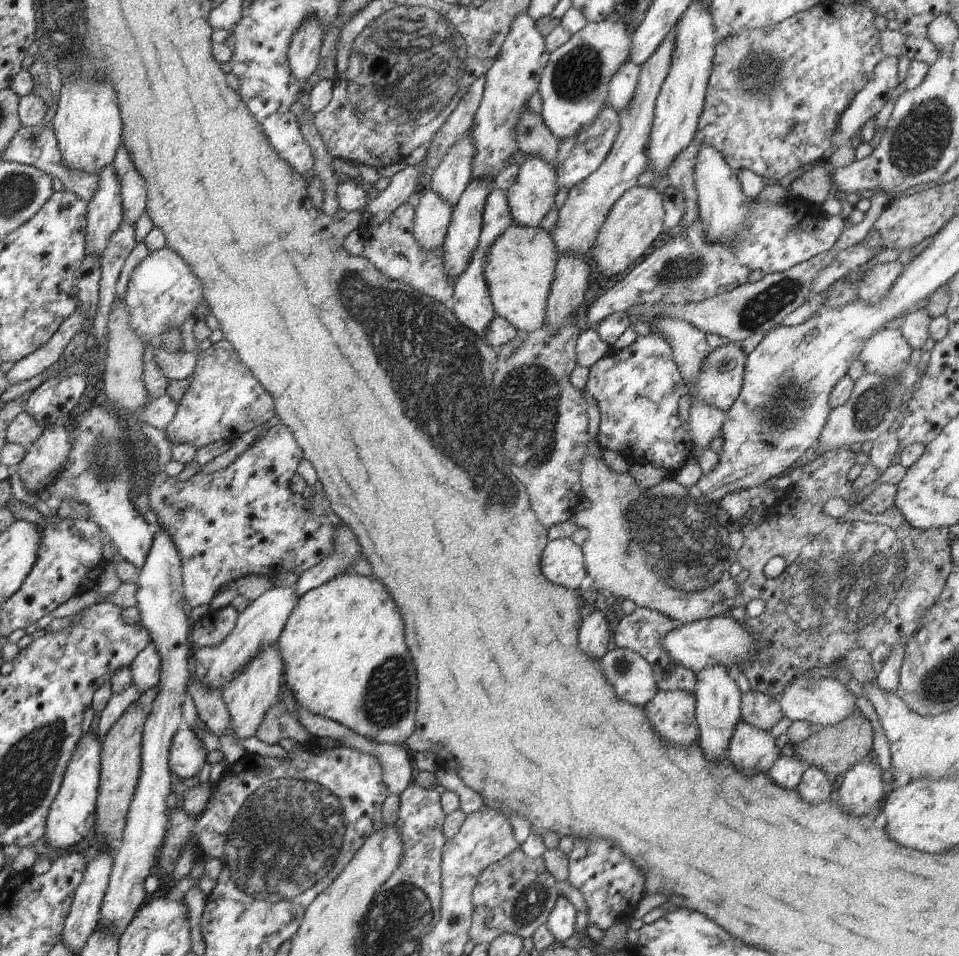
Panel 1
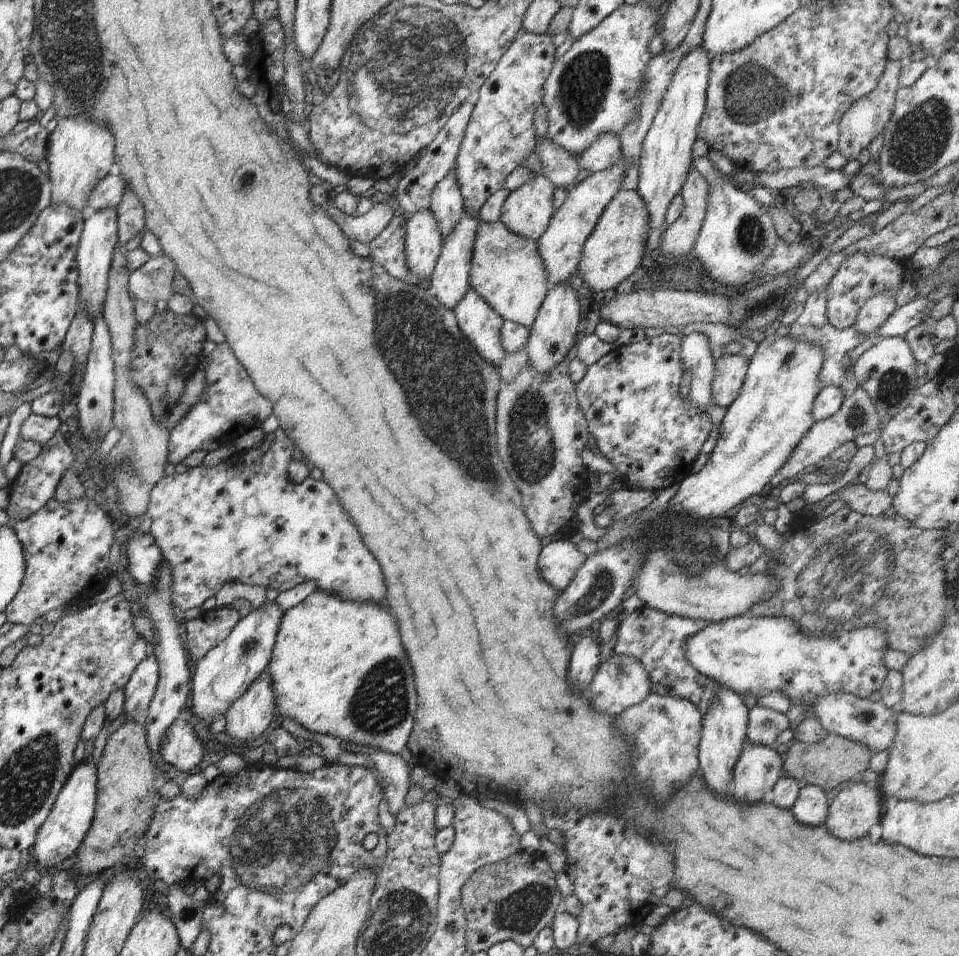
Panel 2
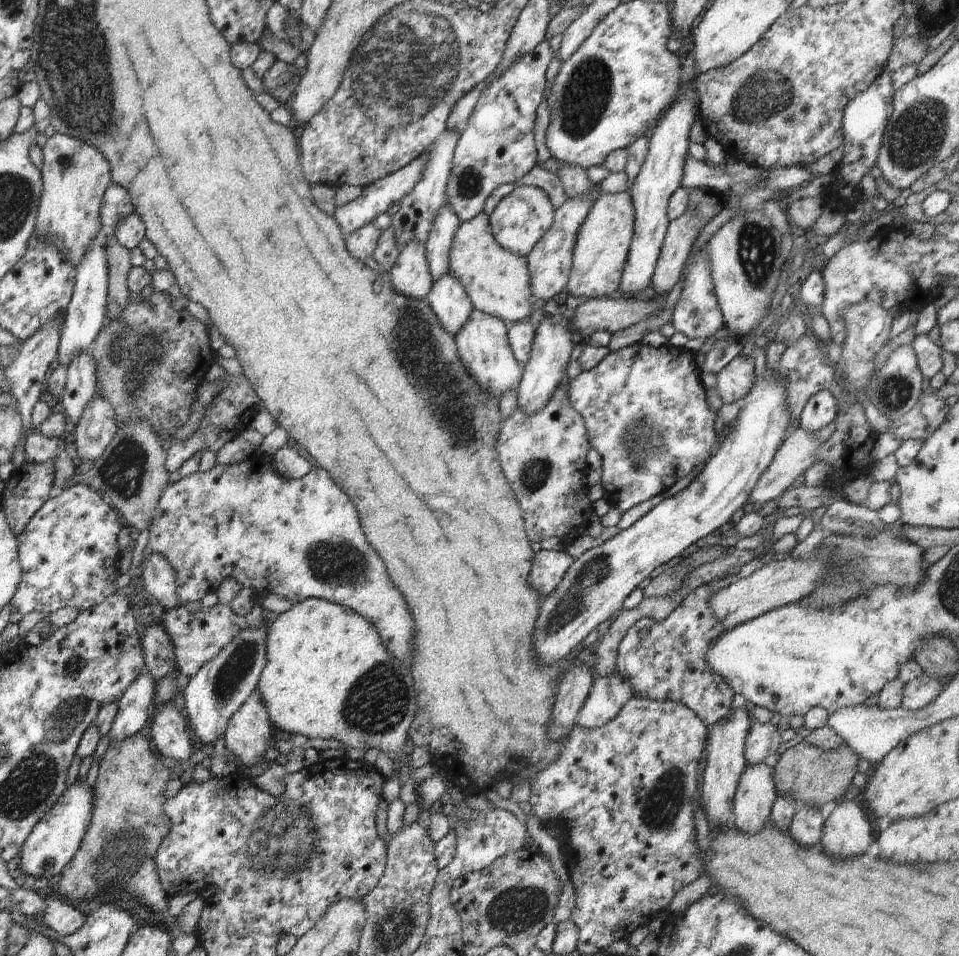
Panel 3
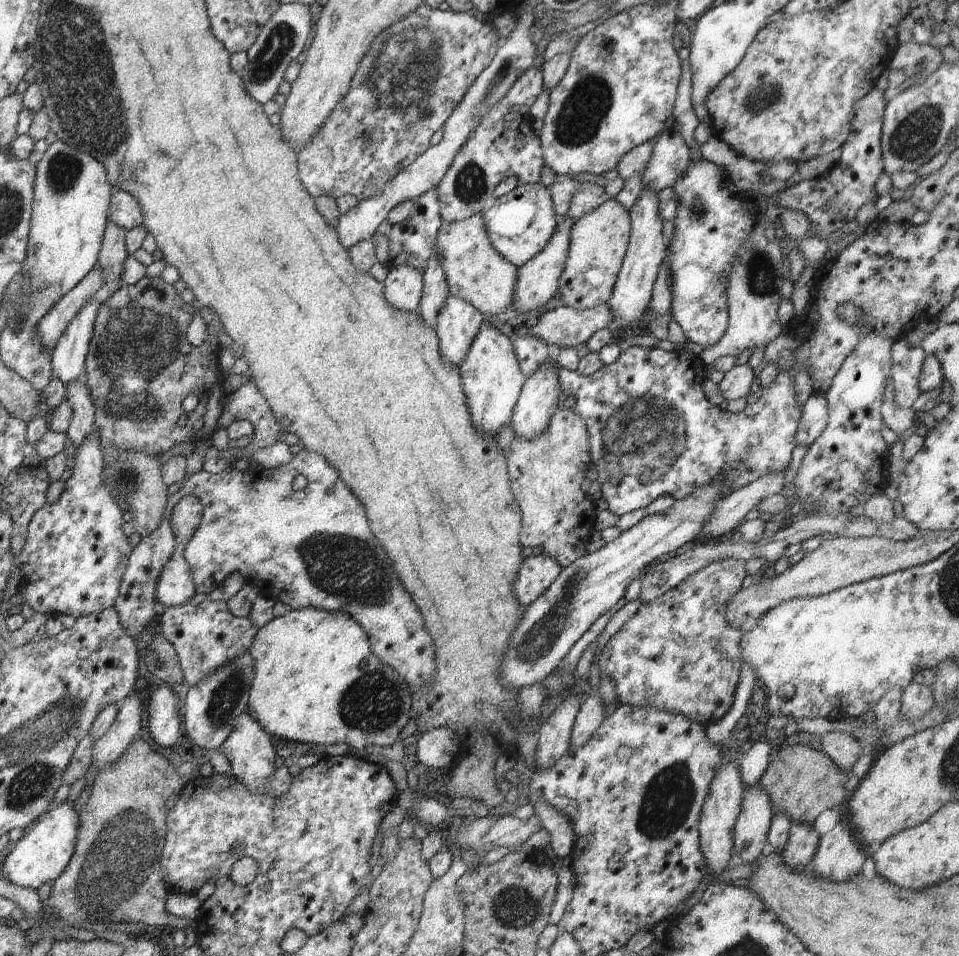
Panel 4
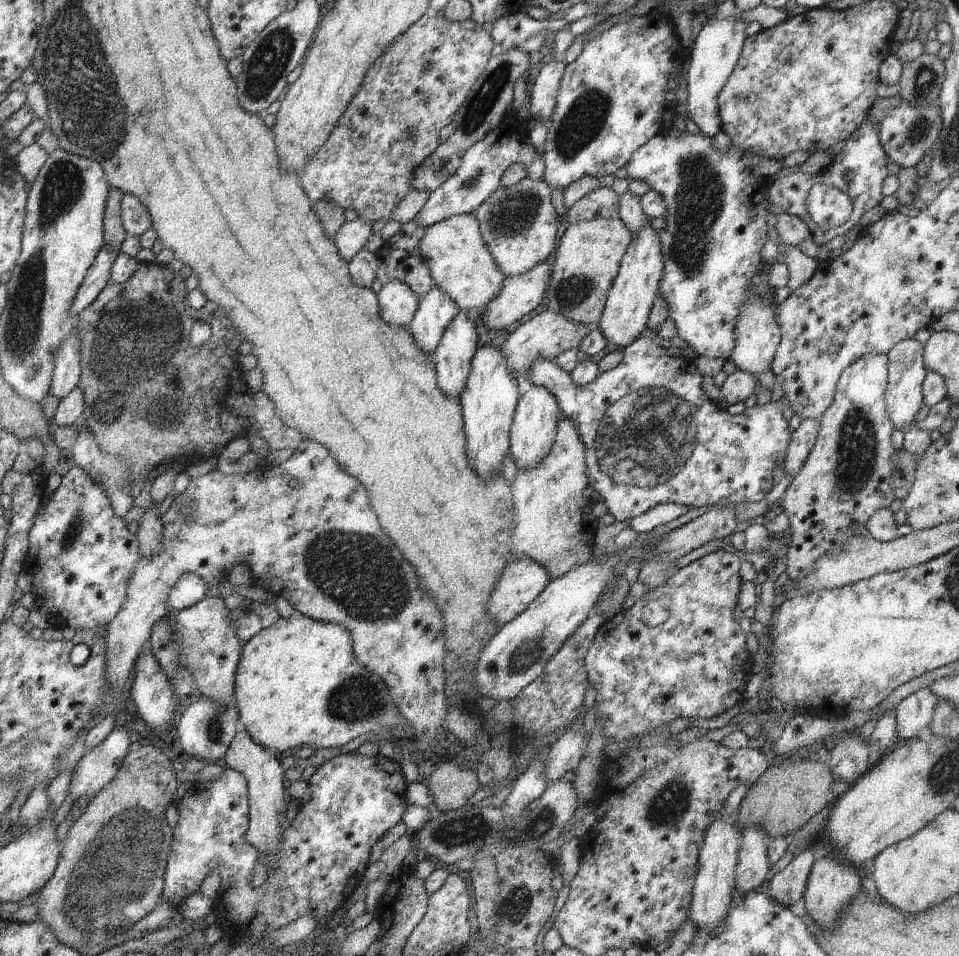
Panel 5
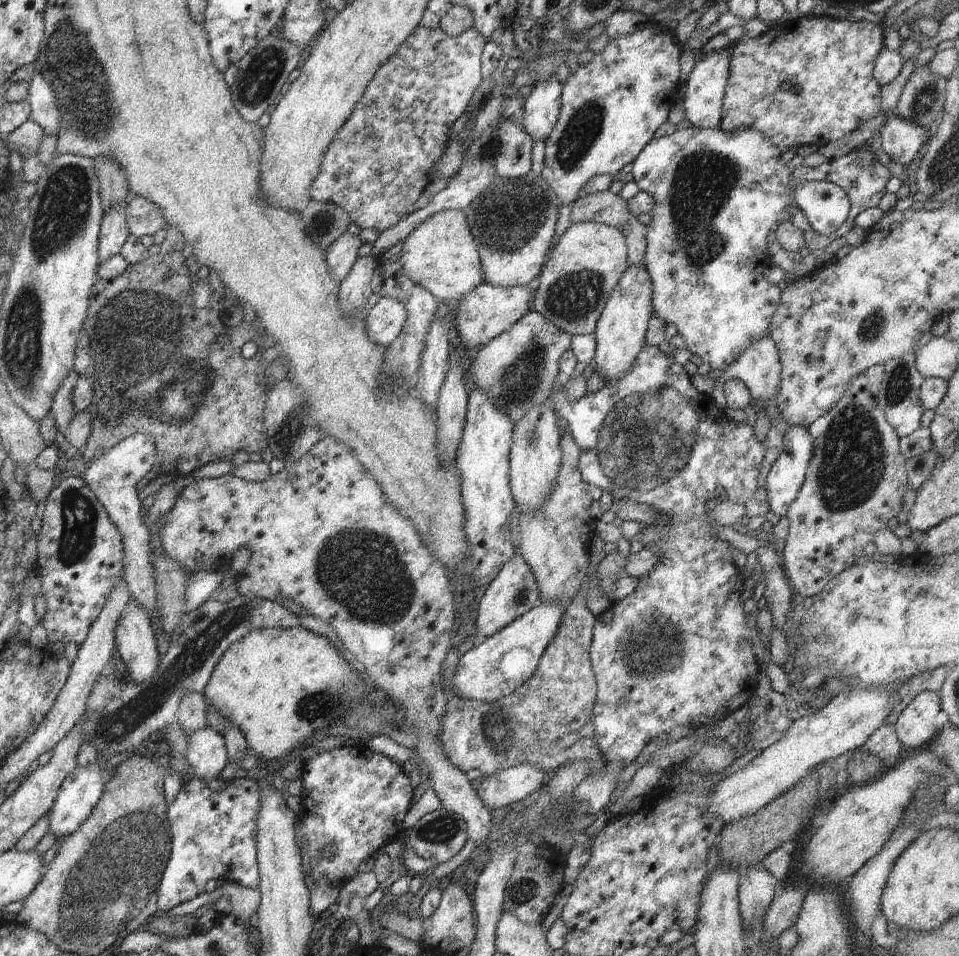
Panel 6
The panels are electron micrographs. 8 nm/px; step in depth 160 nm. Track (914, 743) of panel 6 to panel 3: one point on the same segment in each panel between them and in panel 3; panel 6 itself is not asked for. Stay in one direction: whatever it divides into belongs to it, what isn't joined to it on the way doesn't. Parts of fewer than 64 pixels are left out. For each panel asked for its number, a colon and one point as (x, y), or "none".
3: (921, 691)
4: (916, 700)
5: (916, 711)

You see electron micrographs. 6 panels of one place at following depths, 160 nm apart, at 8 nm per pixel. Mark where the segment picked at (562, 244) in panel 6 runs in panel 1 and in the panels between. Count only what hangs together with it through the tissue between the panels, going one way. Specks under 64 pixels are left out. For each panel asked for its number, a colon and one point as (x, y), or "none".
1: (637, 218)
2: (612, 251)
3: (603, 240)
4: (598, 242)
5: (585, 264)

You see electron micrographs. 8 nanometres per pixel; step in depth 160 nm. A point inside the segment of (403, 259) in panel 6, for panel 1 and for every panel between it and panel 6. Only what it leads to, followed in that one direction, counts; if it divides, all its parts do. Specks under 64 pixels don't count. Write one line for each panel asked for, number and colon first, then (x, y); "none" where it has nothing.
1: (519, 267)
2: (506, 271)
3: (497, 283)
4: (474, 271)
5: (460, 264)

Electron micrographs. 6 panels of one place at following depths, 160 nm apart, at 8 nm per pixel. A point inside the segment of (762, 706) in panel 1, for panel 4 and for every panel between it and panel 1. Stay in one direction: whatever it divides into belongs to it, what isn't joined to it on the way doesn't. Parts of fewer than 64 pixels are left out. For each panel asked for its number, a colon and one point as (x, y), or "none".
2: (764, 726)
3: (763, 739)
4: (753, 764)

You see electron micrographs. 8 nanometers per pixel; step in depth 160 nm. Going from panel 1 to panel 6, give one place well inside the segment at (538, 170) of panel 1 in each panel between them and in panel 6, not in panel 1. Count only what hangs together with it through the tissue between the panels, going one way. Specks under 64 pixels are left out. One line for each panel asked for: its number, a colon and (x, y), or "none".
2: (526, 212)
3: (517, 236)
4: (519, 225)
5: (518, 223)
6: (513, 220)

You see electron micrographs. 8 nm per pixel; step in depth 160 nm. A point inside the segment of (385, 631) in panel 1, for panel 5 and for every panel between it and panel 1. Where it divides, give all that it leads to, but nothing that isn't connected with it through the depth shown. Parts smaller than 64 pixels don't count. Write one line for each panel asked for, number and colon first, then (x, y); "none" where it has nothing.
2: (337, 667)
3: (327, 675)
4: (317, 681)
5: (297, 684)

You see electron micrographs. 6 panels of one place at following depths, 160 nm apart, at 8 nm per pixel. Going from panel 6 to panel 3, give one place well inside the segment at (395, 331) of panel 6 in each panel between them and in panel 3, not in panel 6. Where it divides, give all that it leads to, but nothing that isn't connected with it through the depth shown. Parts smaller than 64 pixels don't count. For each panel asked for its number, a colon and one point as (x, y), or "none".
3: (410, 276)
4: (403, 287)
5: (397, 304)

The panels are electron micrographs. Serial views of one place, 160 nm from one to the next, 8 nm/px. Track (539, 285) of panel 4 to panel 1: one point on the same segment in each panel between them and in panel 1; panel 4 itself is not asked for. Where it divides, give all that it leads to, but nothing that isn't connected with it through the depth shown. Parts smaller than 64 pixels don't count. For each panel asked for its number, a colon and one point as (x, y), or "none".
1: (583, 213)
2: (560, 246)
3: (549, 262)

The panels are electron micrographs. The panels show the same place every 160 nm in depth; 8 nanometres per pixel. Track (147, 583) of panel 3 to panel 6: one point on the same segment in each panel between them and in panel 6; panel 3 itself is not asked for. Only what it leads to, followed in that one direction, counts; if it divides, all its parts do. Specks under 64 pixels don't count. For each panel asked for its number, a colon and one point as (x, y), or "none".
4: (175, 587)
5: (190, 588)
6: (201, 585)

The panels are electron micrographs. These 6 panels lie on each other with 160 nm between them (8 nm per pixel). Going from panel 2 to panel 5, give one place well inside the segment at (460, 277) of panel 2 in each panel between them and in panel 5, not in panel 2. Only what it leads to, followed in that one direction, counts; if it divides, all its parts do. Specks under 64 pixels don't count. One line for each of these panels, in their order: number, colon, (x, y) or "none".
3: (448, 299)
4: (458, 321)
5: (452, 358)

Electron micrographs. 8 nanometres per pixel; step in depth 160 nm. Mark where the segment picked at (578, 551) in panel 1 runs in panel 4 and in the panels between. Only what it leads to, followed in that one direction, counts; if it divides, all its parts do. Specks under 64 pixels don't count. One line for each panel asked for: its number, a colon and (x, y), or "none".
2: (559, 560)
3: (550, 566)
4: (538, 571)

